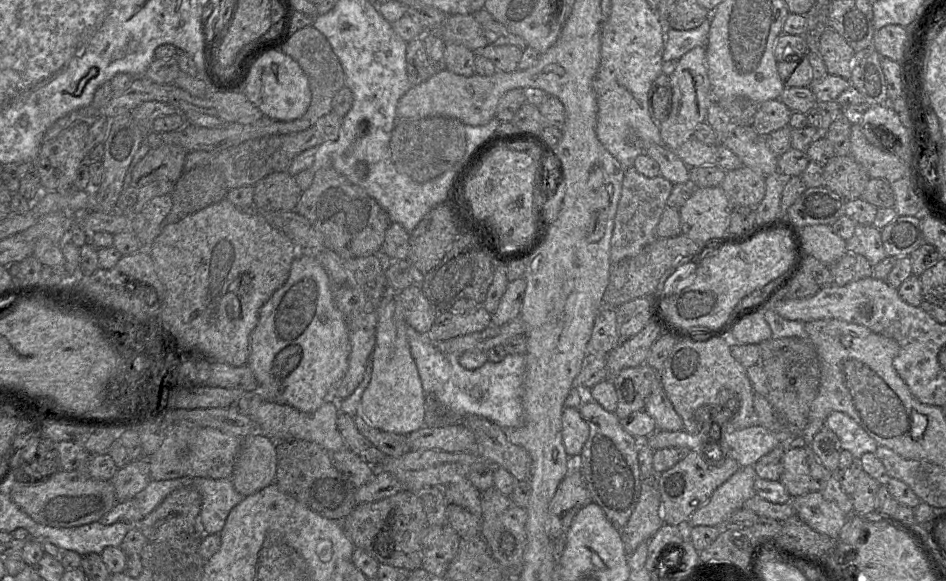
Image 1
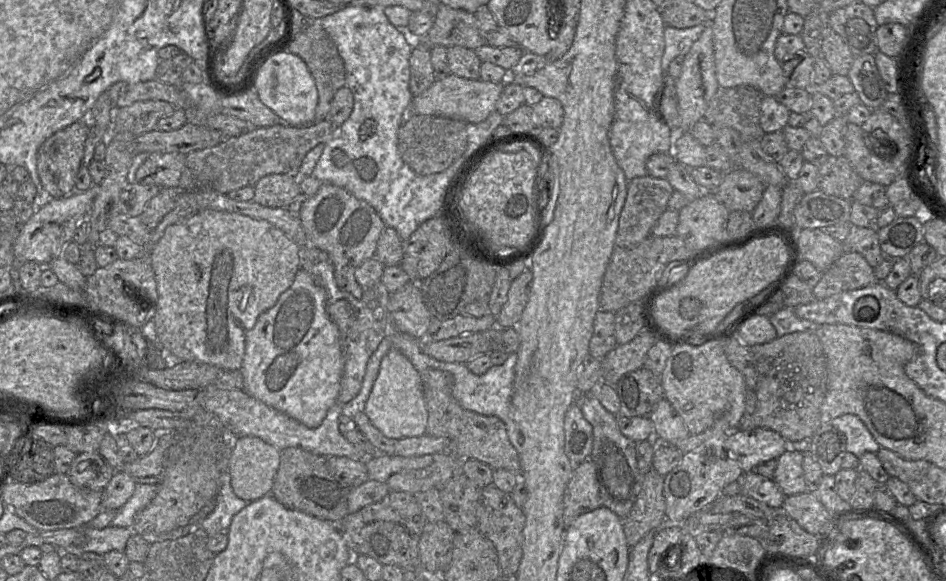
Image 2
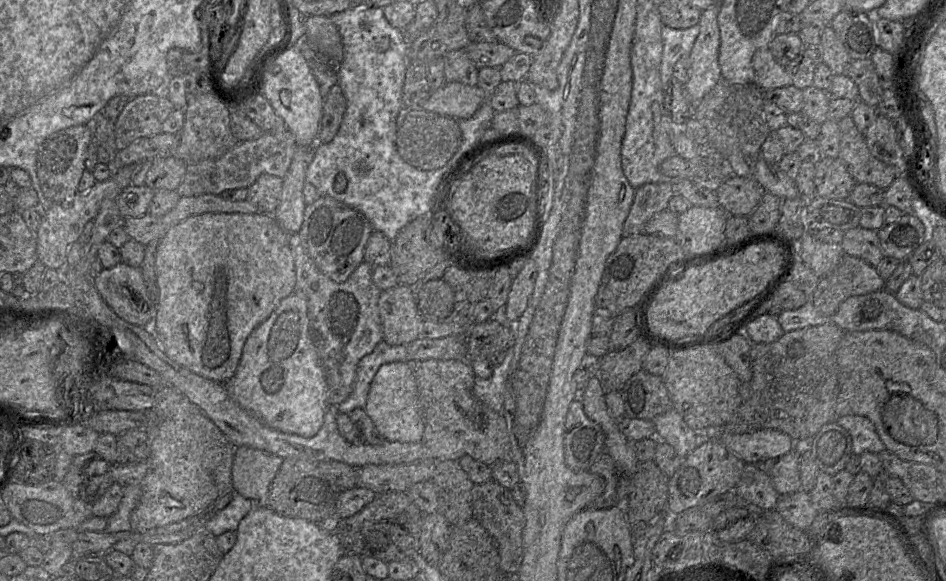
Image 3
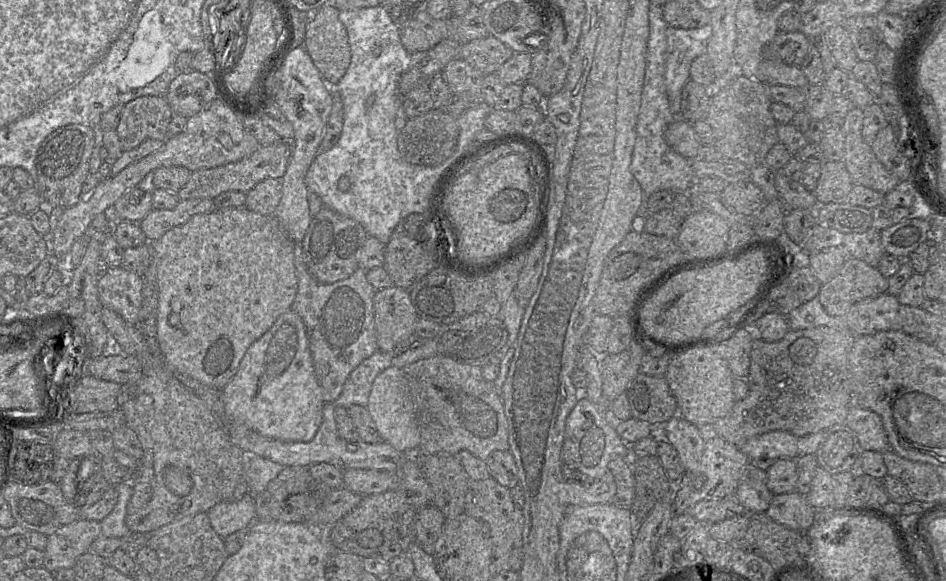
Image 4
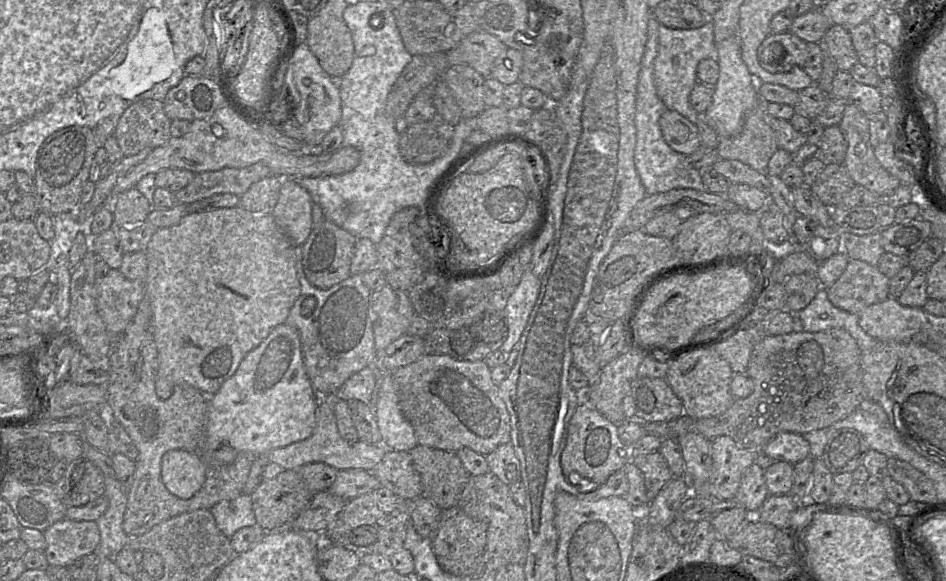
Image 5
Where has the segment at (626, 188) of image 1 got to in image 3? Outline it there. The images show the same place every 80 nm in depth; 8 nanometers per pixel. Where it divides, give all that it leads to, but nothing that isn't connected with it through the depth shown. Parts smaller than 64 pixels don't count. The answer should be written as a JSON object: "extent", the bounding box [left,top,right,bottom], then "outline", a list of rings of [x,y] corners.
{"extent":[622,182,675,237],"outline":[[[673,182],[648,183],[635,189],[633,203],[624,222],[622,237],[644,232],[646,223],[667,208],[675,194]]]}

